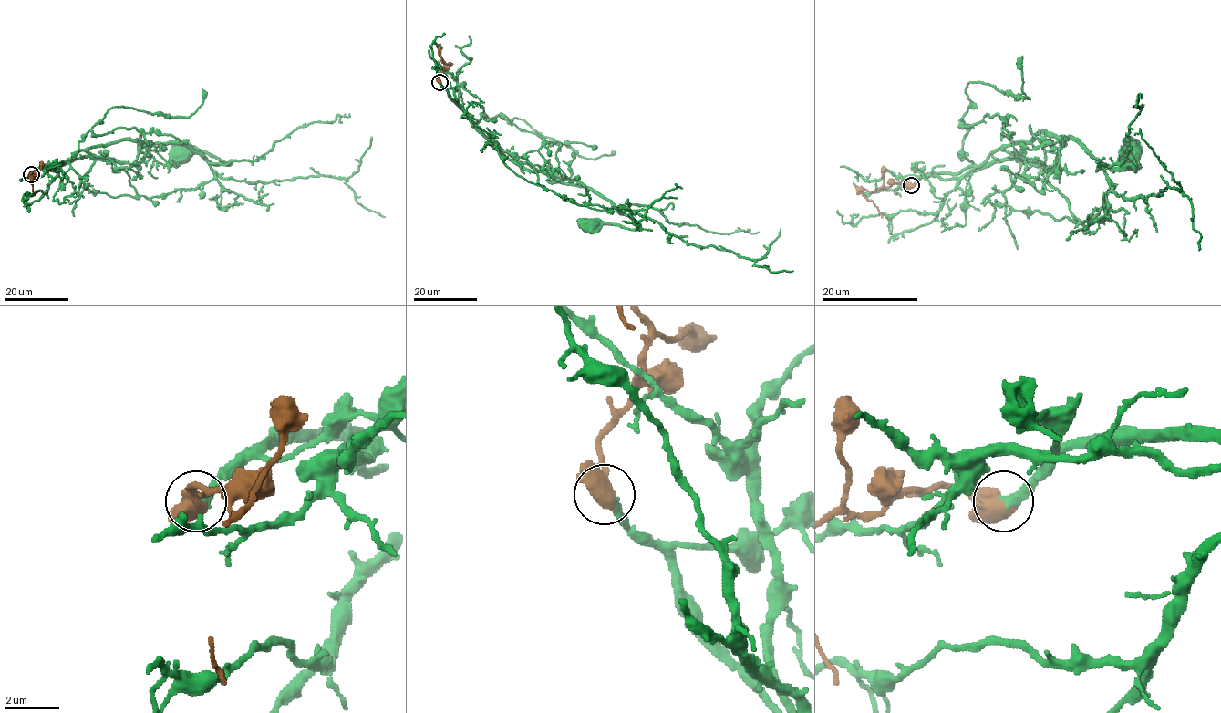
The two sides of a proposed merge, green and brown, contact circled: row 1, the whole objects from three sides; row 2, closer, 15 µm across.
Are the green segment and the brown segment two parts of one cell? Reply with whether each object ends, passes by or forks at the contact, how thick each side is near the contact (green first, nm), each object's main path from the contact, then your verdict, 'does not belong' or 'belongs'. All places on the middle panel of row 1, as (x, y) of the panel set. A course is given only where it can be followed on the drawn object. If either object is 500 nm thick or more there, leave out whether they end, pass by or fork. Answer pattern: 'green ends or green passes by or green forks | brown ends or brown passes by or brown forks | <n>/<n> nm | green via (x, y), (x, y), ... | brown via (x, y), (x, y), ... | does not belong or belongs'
400/550 nm | green via (439, 82), (476, 126), (516, 161), (544, 170), (556, 180), (591, 187), (639, 228), (589, 222), (593, 224) | brown via (439, 82), (444, 62), (439, 50), (442, 63) | belongs

